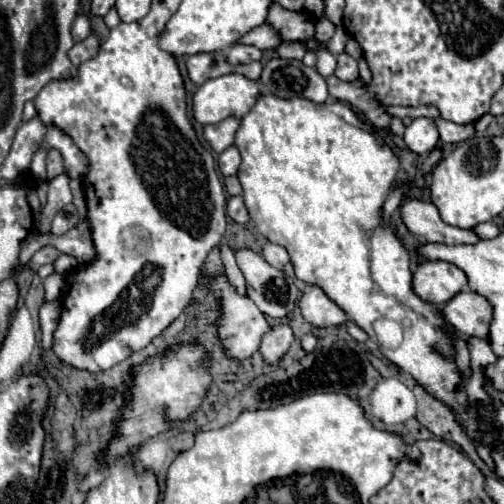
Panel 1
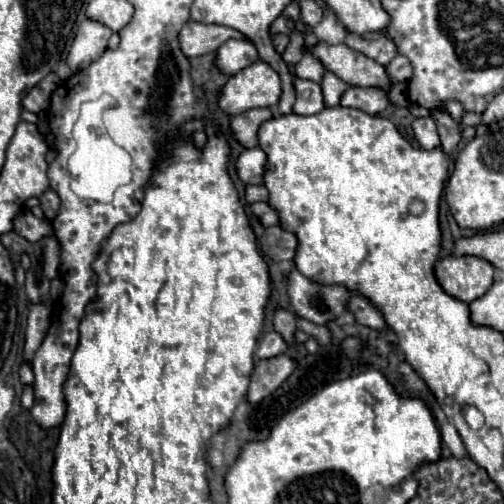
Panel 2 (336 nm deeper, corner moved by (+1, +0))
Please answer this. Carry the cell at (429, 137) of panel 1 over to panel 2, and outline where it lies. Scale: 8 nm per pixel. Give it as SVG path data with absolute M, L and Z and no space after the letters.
M416 118L412 122L412 130L414 130L414 136L416 136L420 148L434 150L434 148L440 146L438 132L436 132L436 122L432 118Z

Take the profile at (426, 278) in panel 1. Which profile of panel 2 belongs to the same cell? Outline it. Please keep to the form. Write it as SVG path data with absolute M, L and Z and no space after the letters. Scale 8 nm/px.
M446 256L436 262L434 272L444 292L462 302L480 298L494 282L494 268L476 256Z

